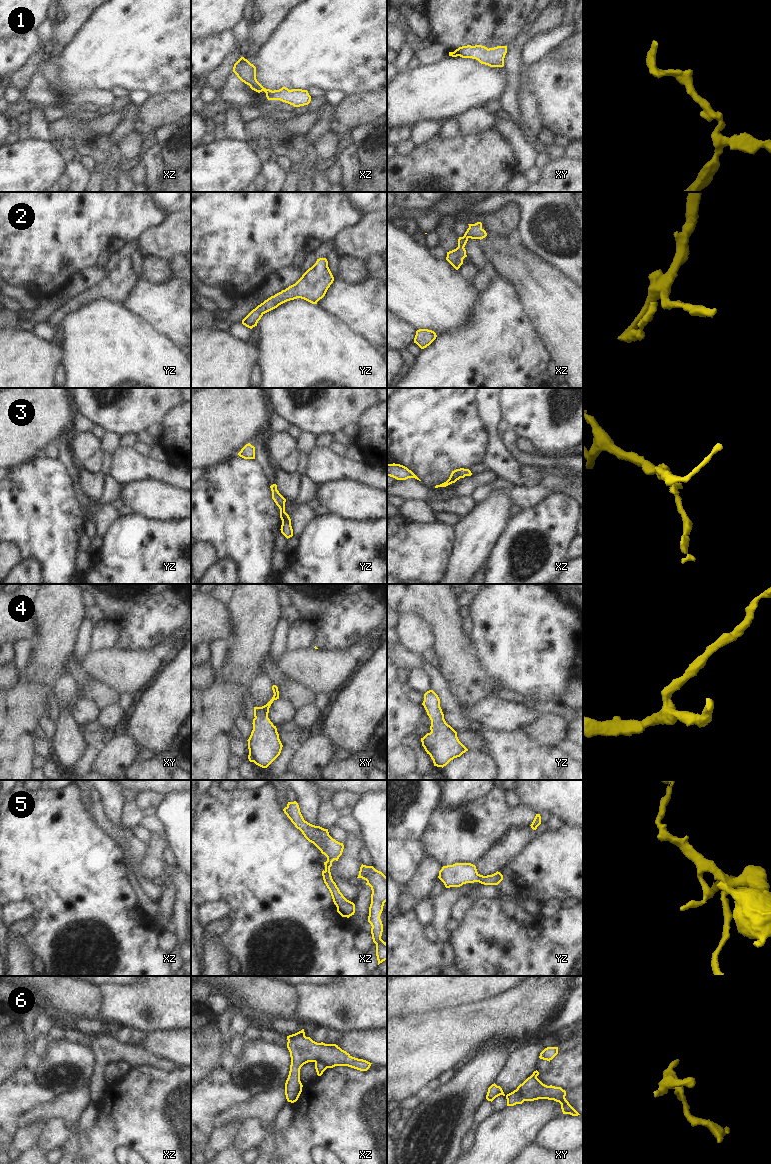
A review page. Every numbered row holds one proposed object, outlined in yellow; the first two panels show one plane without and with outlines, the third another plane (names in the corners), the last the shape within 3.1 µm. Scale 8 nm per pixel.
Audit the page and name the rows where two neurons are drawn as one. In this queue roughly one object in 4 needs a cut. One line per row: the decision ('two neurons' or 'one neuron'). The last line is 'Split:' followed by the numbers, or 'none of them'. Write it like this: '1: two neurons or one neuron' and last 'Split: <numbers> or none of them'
1: one neuron
2: one neuron
3: one neuron
4: one neuron
5: one neuron
6: two neurons
Split: 6

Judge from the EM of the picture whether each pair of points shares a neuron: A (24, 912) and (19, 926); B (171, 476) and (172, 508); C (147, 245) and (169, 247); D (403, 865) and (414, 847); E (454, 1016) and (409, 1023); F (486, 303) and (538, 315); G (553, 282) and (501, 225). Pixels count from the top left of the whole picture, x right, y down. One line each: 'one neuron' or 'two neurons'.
A: two neurons
B: two neurons
C: one neuron
D: one neuron
E: one neuron
F: two neurons
G: two neurons

